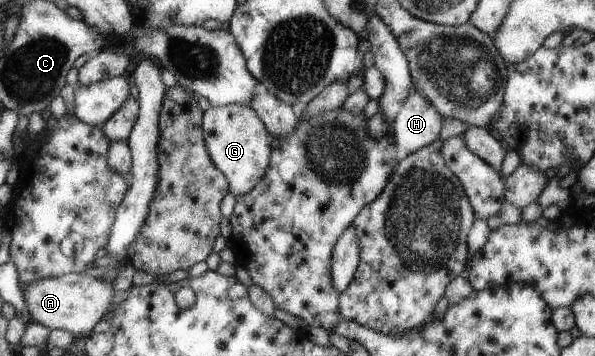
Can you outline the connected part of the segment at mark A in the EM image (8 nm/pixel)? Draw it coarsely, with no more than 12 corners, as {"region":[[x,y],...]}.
{"region":[[68,272],[20,290],[32,322],[78,336],[108,311],[112,282]]}

